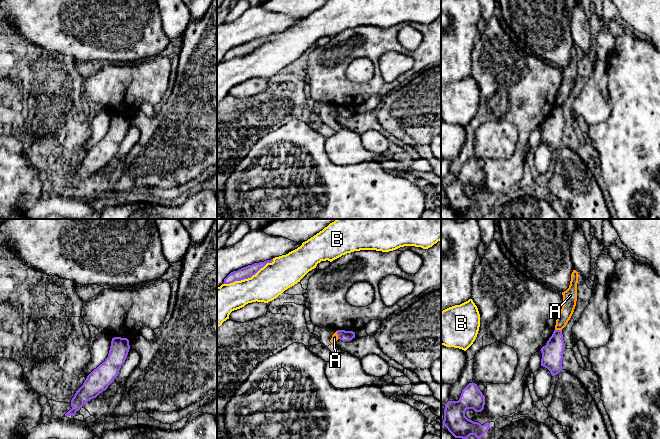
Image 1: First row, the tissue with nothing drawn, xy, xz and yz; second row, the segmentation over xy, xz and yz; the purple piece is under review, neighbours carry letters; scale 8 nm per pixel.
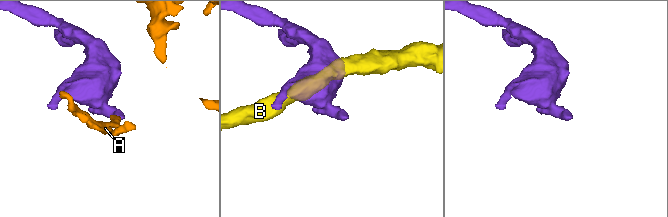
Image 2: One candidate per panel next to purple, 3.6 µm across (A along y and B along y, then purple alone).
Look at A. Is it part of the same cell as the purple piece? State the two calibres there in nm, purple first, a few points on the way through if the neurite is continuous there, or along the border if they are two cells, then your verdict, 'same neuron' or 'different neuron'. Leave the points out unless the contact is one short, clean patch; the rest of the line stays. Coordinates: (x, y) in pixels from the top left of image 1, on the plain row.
90/50 nm | along xz (336, 107), (339, 114) | different neuron

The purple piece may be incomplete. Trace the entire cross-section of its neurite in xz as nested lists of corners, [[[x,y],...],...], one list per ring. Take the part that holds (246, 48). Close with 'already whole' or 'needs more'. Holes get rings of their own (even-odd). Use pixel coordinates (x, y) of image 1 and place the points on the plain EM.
[[[273,35],[267,36],[264,38],[254,39],[252,41],[248,41],[246,43],[243,43],[237,47],[231,48],[225,55],[224,60],[230,60],[235,57],[241,57],[244,55],[251,54],[253,51],[255,51],[261,44],[263,44],[267,39],[272,39]]]; already whole

